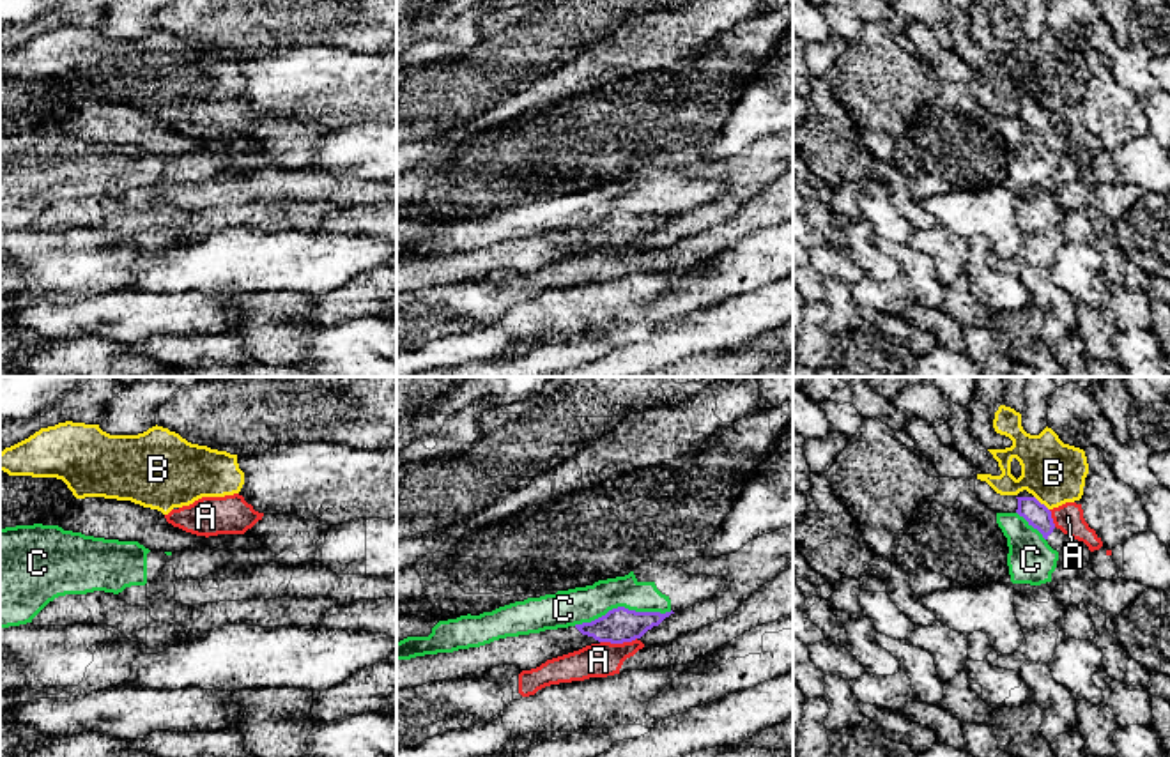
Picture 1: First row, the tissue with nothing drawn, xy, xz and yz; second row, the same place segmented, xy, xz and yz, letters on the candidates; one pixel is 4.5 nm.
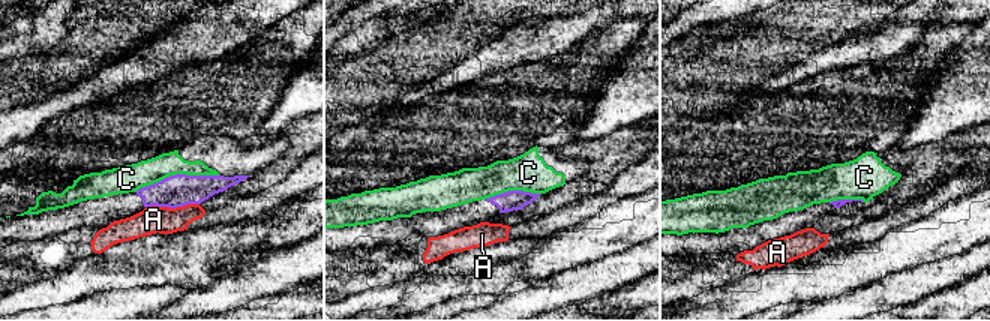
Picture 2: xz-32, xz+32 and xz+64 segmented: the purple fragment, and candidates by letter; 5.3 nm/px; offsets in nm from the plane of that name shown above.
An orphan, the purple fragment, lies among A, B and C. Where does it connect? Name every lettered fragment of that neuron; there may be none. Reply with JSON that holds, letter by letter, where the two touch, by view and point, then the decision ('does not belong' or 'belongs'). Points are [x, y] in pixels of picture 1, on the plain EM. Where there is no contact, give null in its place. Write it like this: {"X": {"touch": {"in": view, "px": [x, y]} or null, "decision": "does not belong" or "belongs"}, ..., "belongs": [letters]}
{"A": {"touch": {"in": "xz", "px": [618, 246]}, "decision": "does not belong"}, "B": {"touch": {"in": "yz", "px": [1039, 107]}, "decision": "does not belong"}, "C": {"touch": {"in": "xz", "px": [622, 211]}, "decision": "does not belong"}, "belongs": []}

